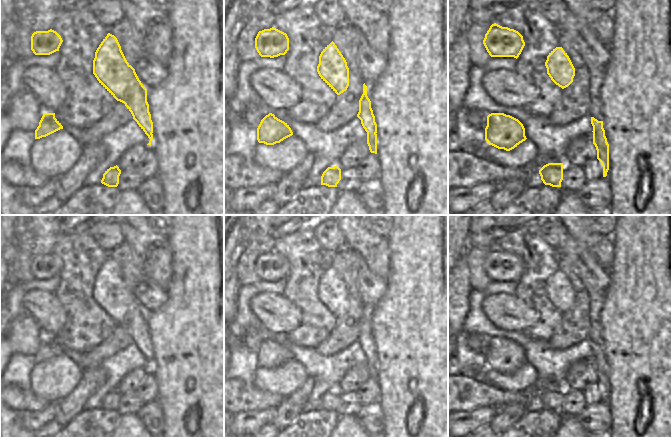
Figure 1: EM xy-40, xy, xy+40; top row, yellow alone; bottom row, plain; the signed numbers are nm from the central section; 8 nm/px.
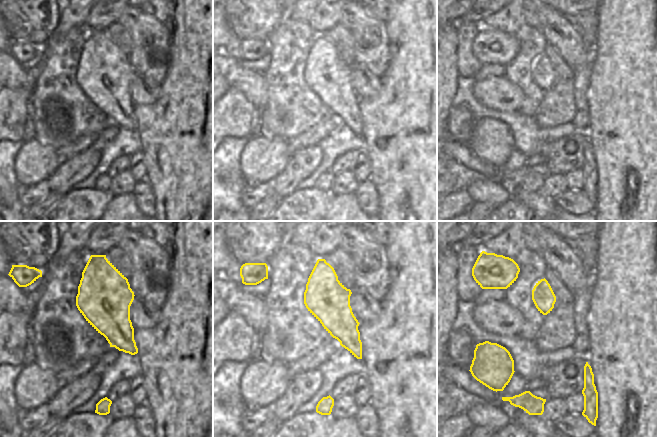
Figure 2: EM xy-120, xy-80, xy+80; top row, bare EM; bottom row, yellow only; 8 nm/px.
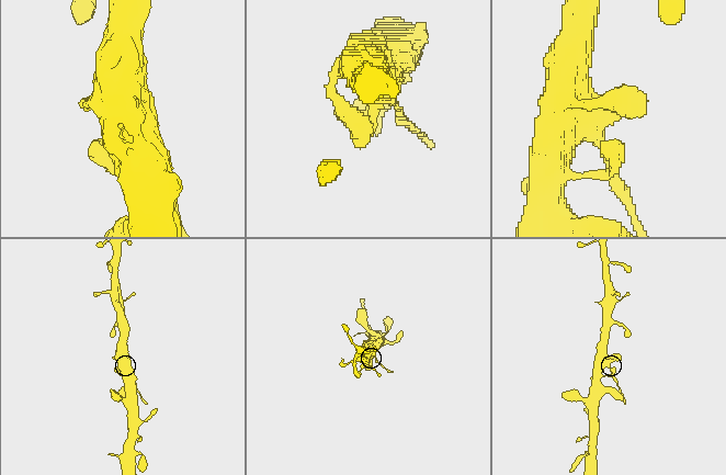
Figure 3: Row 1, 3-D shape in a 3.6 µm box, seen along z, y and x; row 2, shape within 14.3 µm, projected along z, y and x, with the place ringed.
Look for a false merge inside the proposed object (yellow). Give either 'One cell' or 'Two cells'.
Two cells

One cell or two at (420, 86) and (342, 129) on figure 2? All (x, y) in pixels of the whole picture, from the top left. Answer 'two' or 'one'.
two

